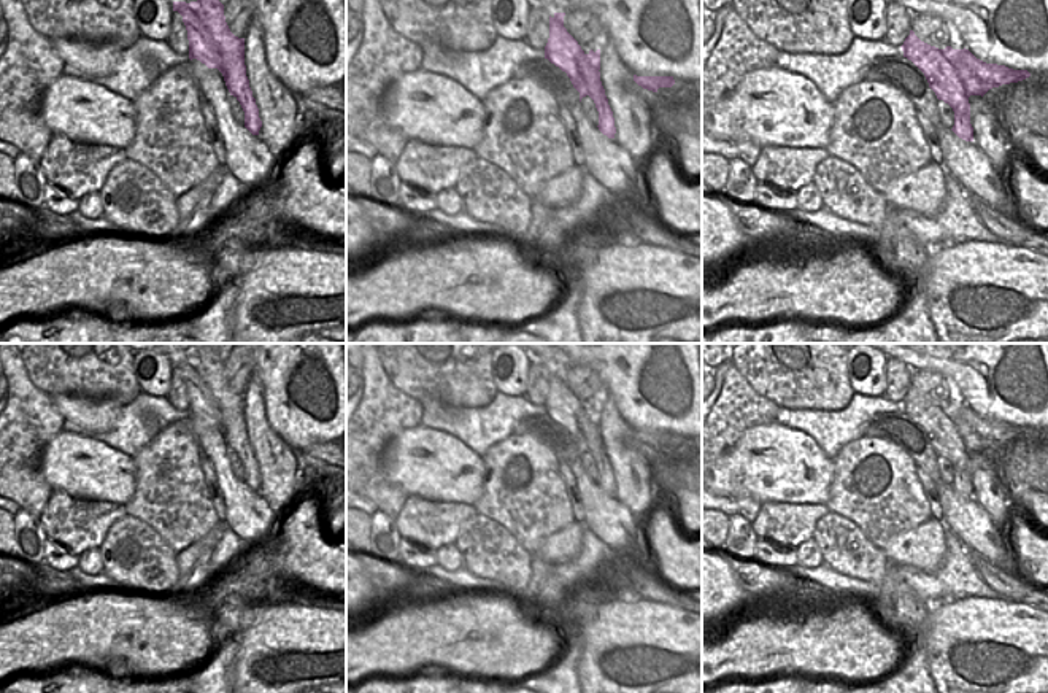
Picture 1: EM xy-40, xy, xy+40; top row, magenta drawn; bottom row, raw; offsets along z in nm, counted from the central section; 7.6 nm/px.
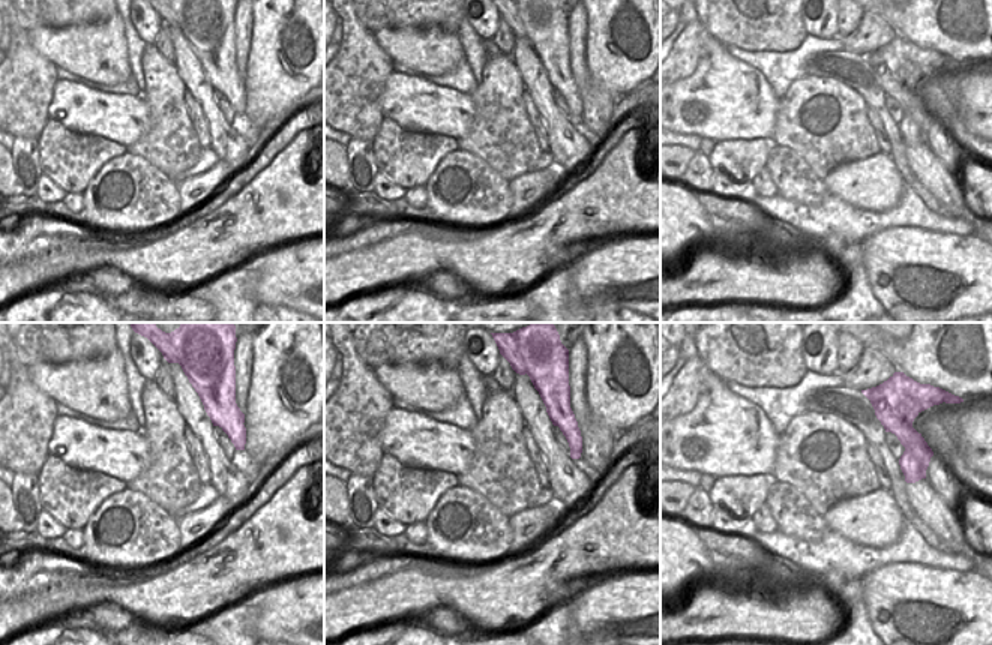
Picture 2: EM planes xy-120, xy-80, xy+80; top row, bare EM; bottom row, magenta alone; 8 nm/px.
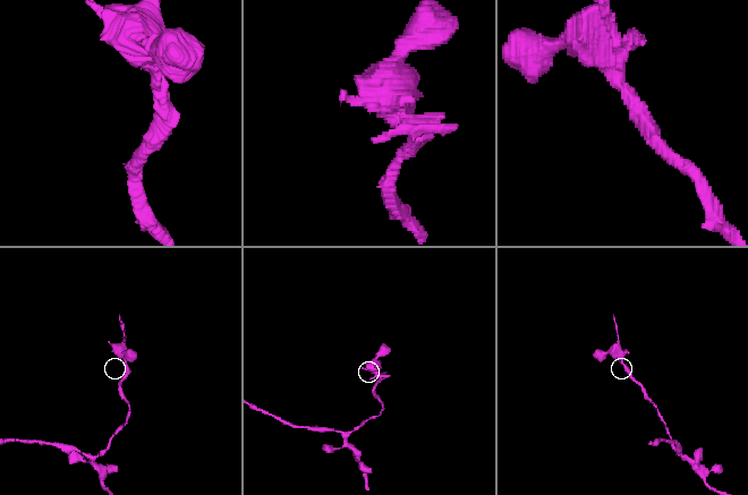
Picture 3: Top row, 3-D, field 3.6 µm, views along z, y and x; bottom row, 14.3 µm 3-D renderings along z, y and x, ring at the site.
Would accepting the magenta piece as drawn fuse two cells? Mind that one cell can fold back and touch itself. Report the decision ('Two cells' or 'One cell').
Two cells.

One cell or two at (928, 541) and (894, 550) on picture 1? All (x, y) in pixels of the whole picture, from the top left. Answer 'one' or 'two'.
one

